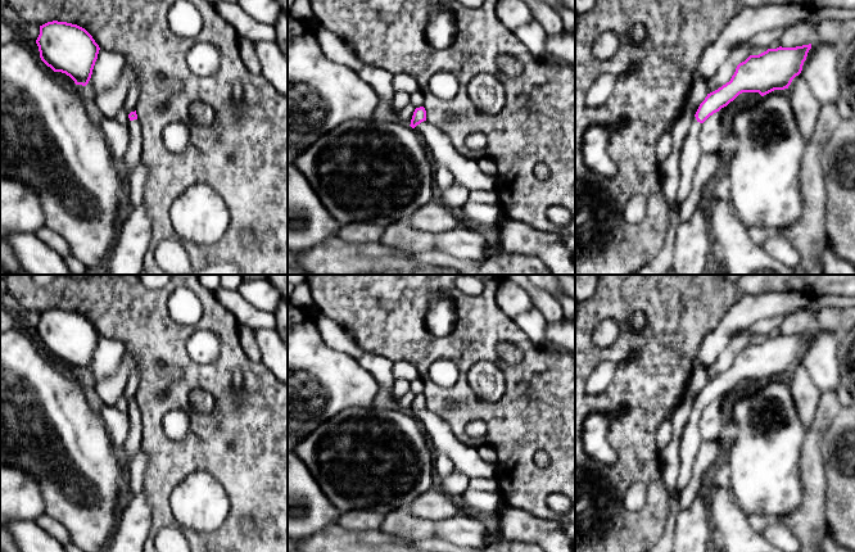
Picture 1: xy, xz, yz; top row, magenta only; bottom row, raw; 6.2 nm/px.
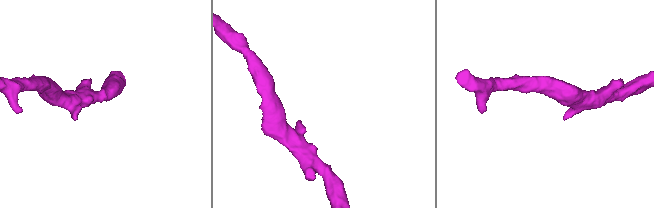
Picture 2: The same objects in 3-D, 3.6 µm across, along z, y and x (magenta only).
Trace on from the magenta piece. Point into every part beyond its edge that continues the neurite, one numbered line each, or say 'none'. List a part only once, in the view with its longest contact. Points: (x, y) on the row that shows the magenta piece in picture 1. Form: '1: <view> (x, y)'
1: xy (132, 157)

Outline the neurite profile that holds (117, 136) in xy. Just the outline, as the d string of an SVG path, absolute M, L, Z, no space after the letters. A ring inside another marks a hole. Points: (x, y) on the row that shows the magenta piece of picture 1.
M104 117L99 126L104 134L104 140L112 154L113 163L121 167L131 140L128 125L123 125L114 118Z

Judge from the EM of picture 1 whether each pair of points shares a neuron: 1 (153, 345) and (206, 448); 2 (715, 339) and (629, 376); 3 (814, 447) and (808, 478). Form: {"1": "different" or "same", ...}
{"1": "same", "2": "different", "3": "same"}

